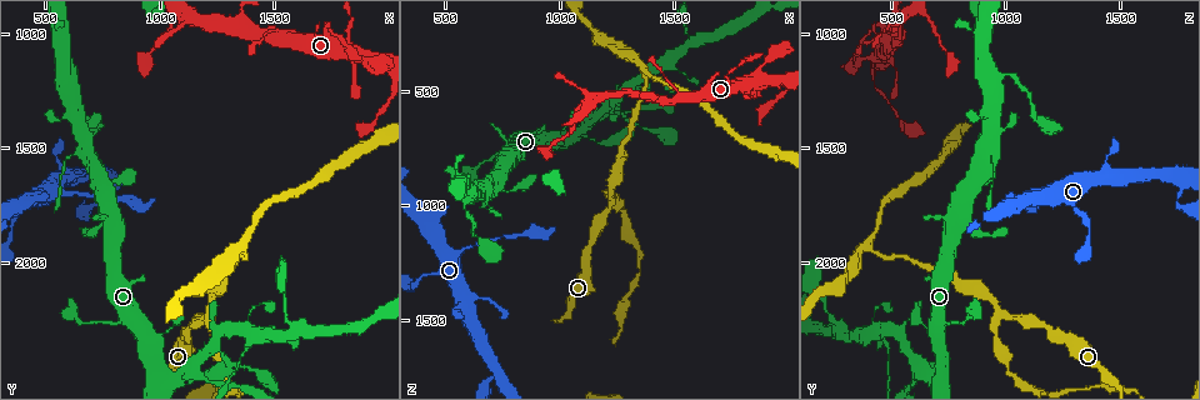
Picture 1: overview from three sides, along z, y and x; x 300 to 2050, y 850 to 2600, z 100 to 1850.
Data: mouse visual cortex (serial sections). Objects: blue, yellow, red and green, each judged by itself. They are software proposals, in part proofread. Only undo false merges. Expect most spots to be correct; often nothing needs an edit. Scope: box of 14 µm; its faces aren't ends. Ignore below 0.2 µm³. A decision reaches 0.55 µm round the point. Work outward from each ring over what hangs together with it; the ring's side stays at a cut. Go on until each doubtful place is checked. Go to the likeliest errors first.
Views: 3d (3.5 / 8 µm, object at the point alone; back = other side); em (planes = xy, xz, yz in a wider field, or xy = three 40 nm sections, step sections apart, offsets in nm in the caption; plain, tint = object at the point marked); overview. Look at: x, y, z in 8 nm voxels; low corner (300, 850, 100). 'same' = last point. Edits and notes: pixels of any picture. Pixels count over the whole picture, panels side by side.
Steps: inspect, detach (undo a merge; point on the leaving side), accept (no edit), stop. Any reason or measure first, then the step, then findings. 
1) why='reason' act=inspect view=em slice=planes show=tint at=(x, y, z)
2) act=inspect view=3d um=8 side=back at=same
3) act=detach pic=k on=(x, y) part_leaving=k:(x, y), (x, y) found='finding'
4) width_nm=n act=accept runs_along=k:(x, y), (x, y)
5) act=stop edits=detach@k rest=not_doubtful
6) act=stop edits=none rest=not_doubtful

why='abrupt turn' act=inspect view=3d um=8 at=(1230, 2220, 970)

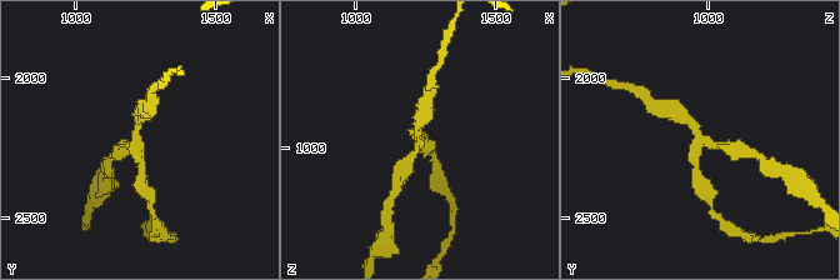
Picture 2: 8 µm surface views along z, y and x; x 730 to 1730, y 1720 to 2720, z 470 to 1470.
act=inspect view=3d um=3.5 at=(1210, 2220, 970)

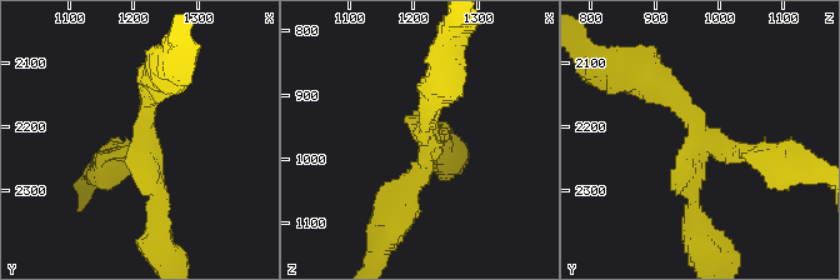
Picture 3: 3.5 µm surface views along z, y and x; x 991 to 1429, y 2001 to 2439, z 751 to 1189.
arms=3 arm_widths_nm=200,250,300 why='need the tissue' act=inspect view=em slice=xy step=5 show=tint at=(1220, 2225, 980)

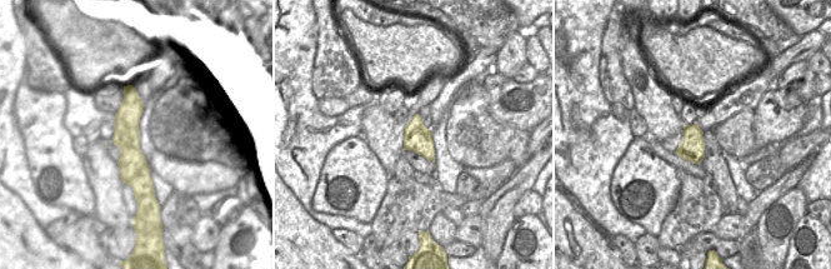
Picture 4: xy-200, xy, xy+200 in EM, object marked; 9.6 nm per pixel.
act=accept runs_along=3:(775, 155), (708, 144), (650, 79) found='all the same cell'

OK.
act=inspect view=3d um=3.5 at=(1360, 1920, 390)

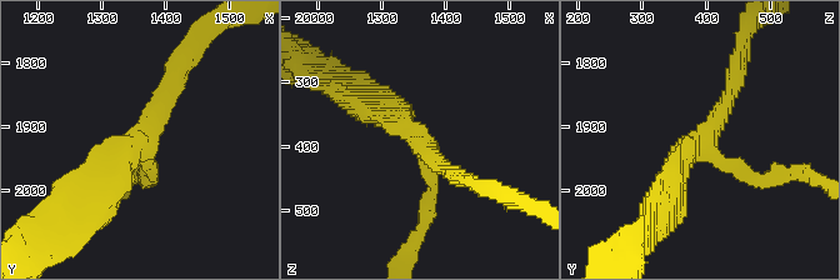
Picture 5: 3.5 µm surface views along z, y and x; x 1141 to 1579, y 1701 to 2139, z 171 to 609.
arms=3 arm_widths_nm=200,200,350 act=inspect view=em slice=planes show=tint at=(1365, 1930, 395)

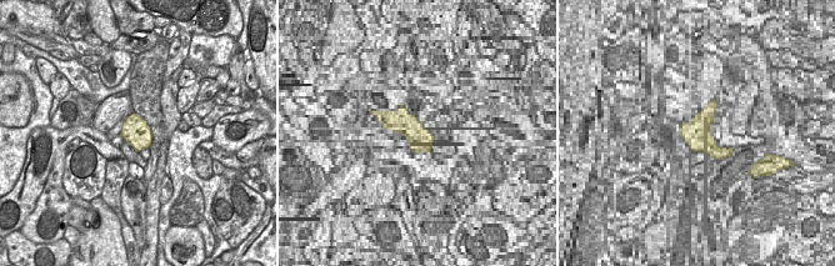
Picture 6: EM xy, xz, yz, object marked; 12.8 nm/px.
act=accept runs_along=5:(771, 175), (749, 179), (704, 144), (736, 75) found='one cell here'

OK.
why='three-way junction' act=inspect view=3d um=3.5 at=(1370, 2290, 420)

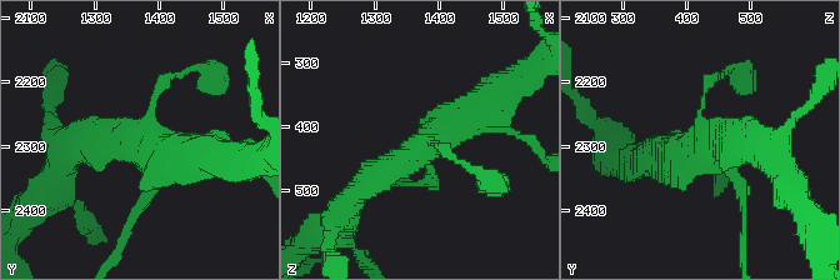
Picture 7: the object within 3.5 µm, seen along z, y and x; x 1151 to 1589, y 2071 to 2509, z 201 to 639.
act=accept runs_along=7:(359, 189), (496, 93) found='all the same cell'

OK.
act=stop edits=none rest=not_doubtful

